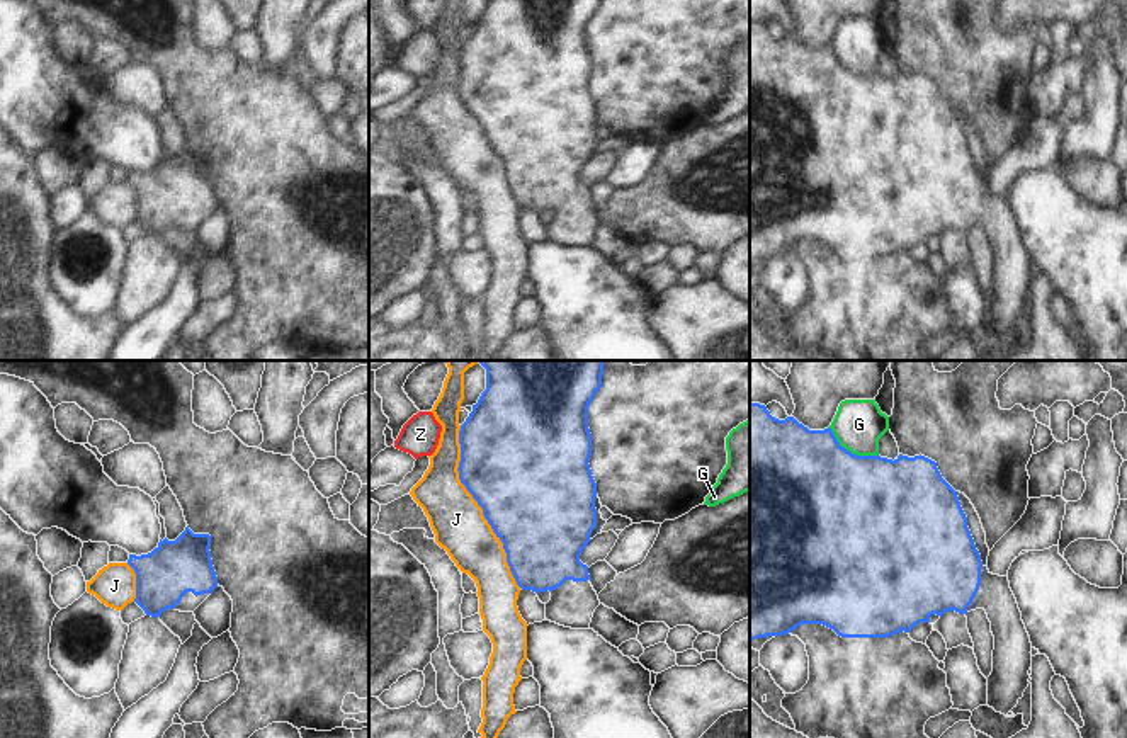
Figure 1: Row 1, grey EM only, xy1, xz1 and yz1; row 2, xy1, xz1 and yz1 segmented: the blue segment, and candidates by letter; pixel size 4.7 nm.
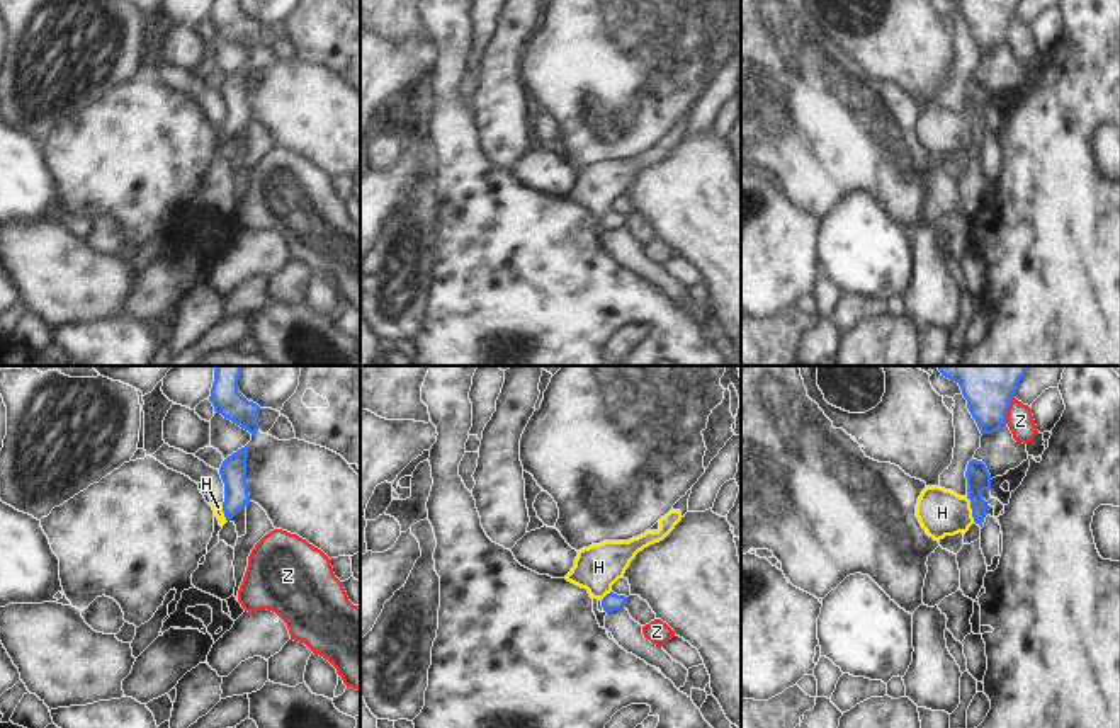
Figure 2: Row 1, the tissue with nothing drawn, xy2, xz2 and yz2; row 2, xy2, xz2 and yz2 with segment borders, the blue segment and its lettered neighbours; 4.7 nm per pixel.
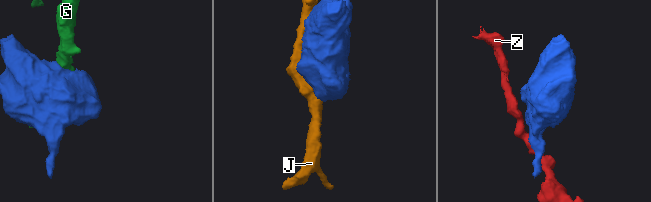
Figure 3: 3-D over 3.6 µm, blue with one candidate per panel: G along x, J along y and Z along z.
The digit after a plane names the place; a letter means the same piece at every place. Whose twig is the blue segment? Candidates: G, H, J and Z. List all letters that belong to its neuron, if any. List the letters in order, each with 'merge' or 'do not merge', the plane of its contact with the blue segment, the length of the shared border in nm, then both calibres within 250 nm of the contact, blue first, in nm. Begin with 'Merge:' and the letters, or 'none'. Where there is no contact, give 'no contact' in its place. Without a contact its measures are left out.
Merge: none
G: do not merge; meets blue in yz1; contact 280 nm long; 500 nm thick on the blue side, 240 nm on the other
H: do not merge; meets blue in yz2; contact 130 nm long; 110 nm thick on the blue side, 220 nm on the other
J: do not merge; meets blue in xz1; contact 800 nm long; 500 nm thick on the blue side, 260 nm on the other
Z: do not merge; meets blue in yz2; contact 140 nm long; 200 nm thick on the blue side, 130 nm on the other

